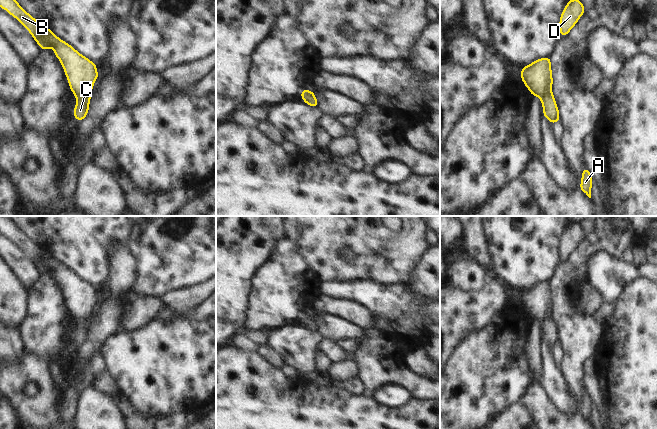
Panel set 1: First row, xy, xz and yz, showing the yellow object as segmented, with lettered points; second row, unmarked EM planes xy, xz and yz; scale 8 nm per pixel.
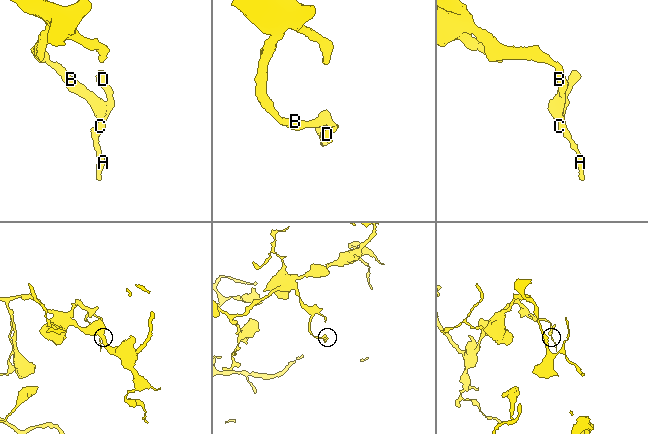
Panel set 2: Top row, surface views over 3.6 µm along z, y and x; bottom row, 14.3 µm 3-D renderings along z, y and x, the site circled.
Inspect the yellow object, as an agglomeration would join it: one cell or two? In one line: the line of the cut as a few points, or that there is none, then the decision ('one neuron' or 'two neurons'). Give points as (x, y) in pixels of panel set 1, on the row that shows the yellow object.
cut in xy along (91, 93), (88, 96), (77, 99); two neurons

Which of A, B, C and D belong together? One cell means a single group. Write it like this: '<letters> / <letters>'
A C D / B

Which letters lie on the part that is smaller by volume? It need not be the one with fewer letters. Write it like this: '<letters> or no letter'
A, C, D

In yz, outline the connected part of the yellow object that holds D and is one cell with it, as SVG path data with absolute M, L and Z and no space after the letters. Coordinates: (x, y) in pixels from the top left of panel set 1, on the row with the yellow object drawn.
M568 0L559 20L560 36L567 36L585 12L581 0Z

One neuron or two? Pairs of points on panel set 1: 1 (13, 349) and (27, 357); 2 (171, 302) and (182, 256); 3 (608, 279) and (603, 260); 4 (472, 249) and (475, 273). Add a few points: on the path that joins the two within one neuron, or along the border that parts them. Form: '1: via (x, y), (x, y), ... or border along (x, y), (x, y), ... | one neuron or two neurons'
1: border along (25, 349), (16, 361), (10, 363) | two neurons
2: border along (197, 285), (175, 289), (161, 297) | two neurons
3: via (607, 274), (603, 269), (603, 265) | one neuron
4: border along (464, 256), (481, 266) | two neurons

